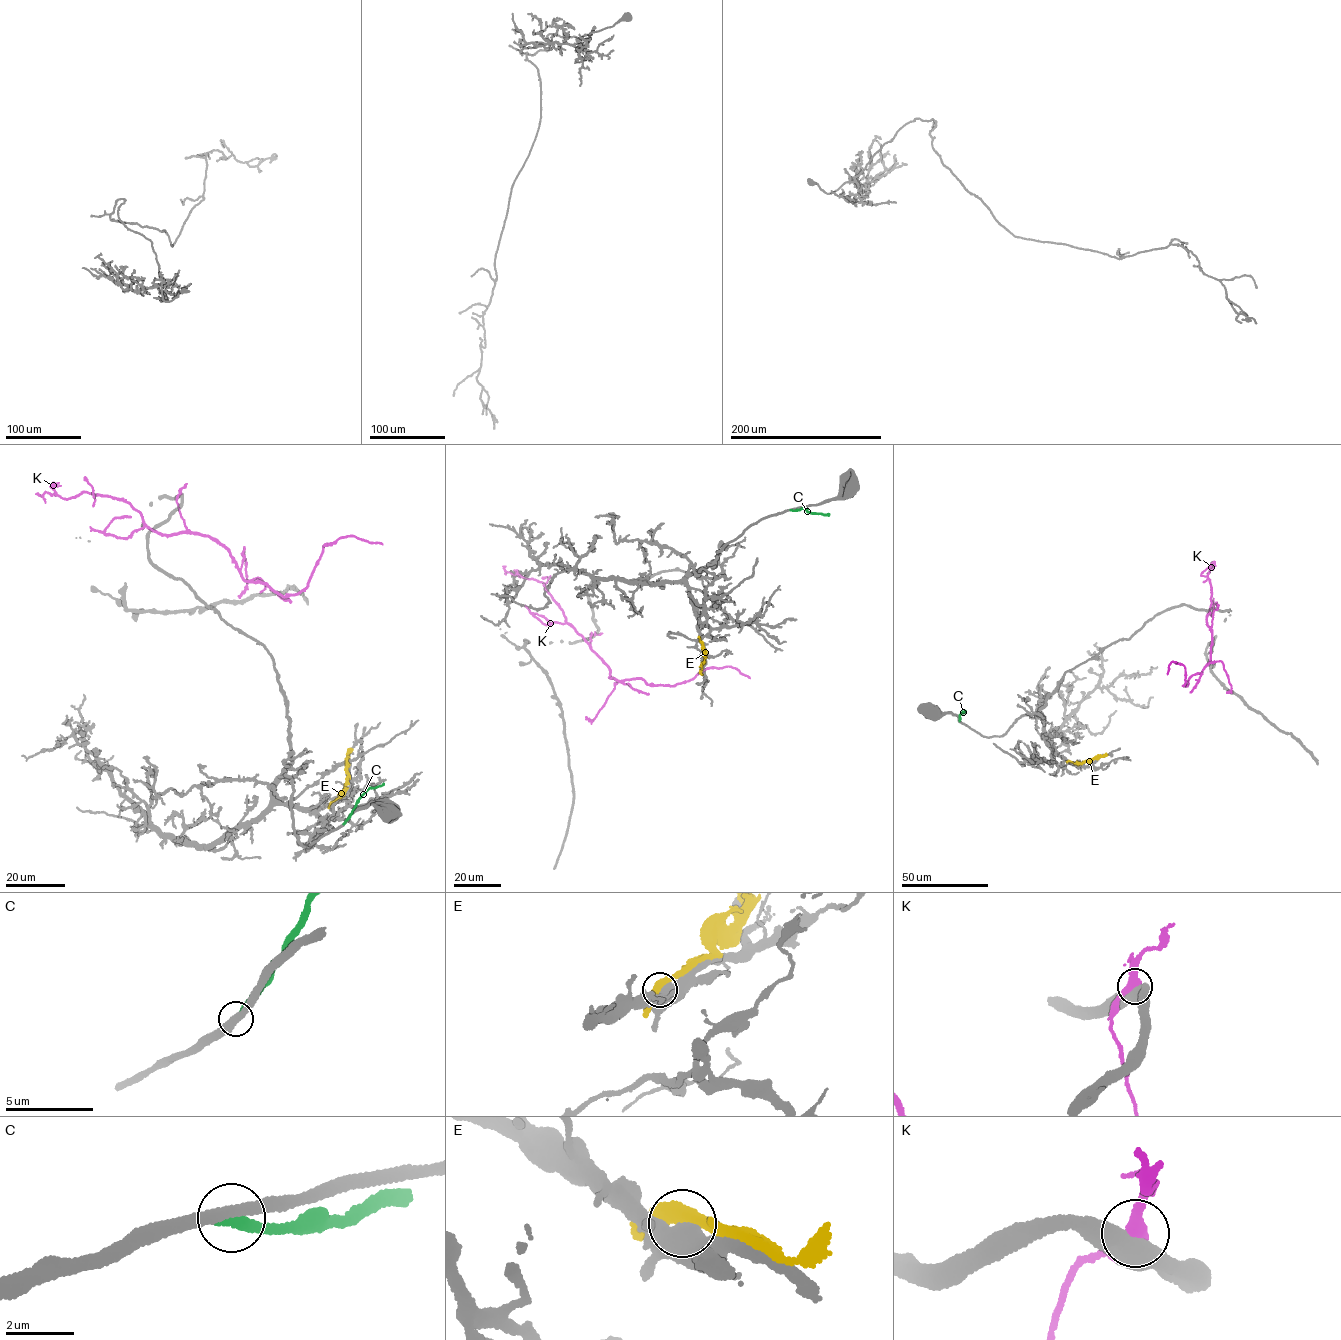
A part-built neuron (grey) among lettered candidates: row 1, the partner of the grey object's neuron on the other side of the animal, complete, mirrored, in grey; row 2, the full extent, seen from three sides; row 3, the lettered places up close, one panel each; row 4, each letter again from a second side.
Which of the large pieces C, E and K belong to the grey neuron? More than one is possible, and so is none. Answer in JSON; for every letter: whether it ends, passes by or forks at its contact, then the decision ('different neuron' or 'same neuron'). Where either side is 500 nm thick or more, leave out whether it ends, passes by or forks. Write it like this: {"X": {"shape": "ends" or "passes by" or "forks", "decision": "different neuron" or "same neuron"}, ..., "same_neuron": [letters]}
{"C": {"shape": "ends", "decision": "different neuron"}, "E": {"shape": "passes by", "decision": "different neuron"}, "K": {"decision": "different neuron"}, "same_neuron": []}

